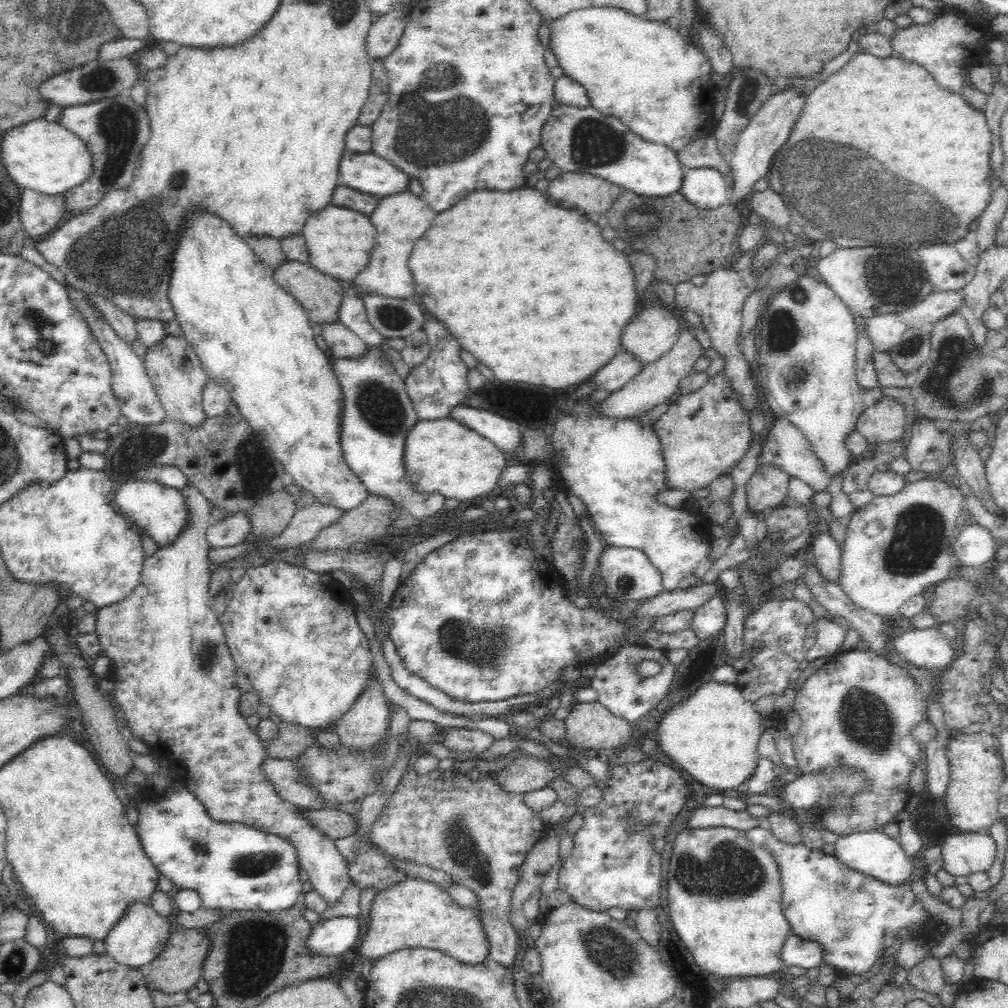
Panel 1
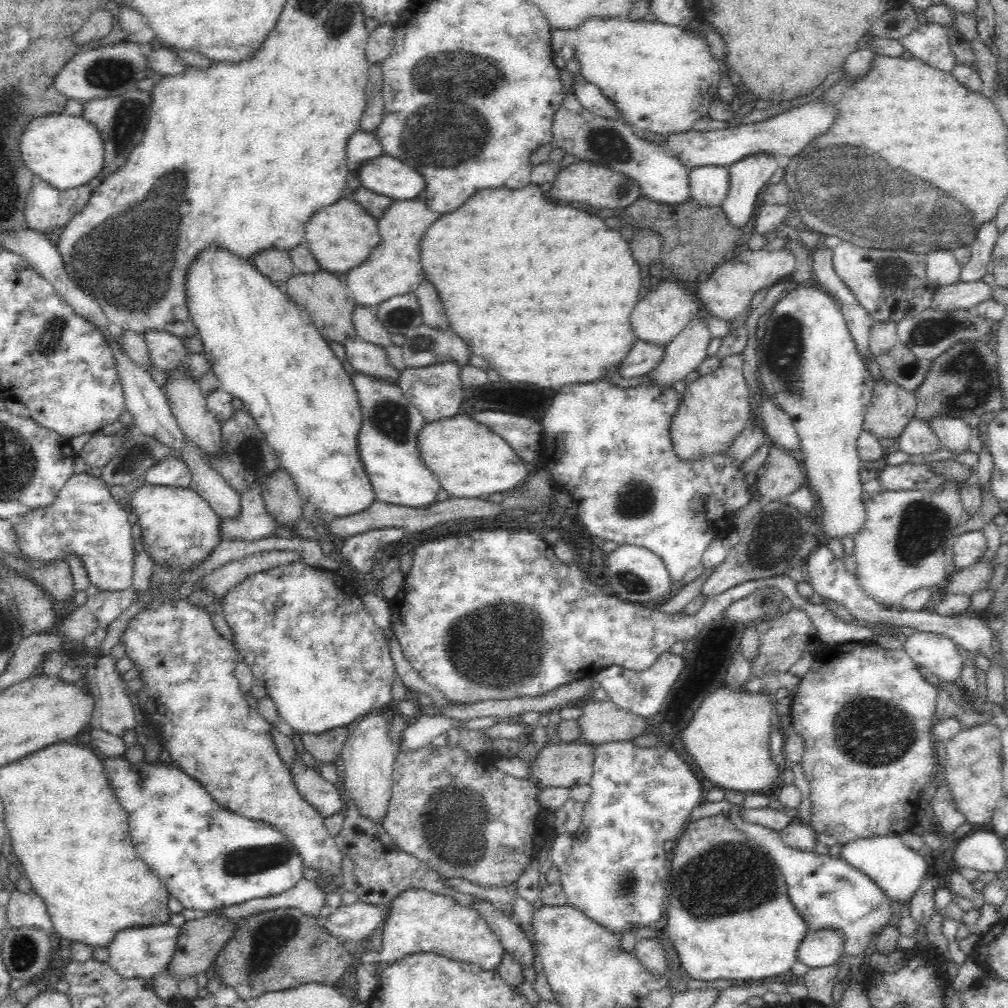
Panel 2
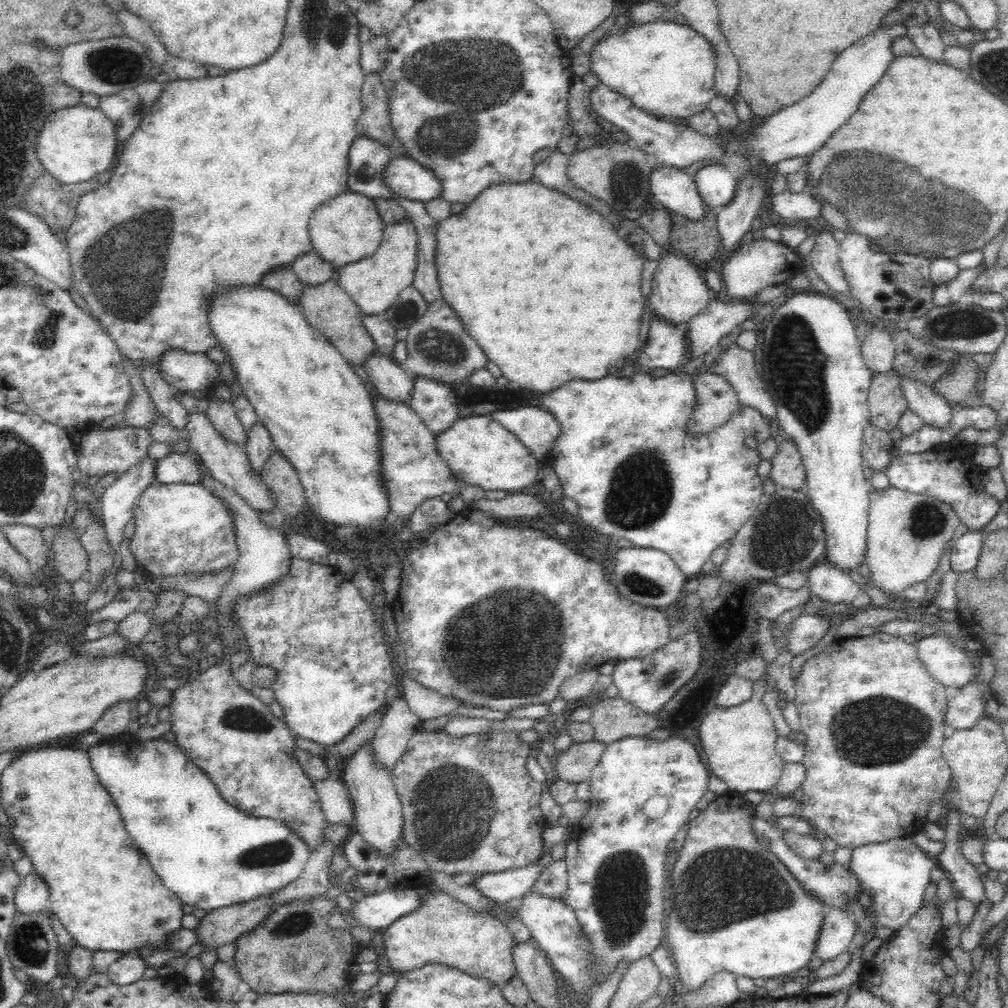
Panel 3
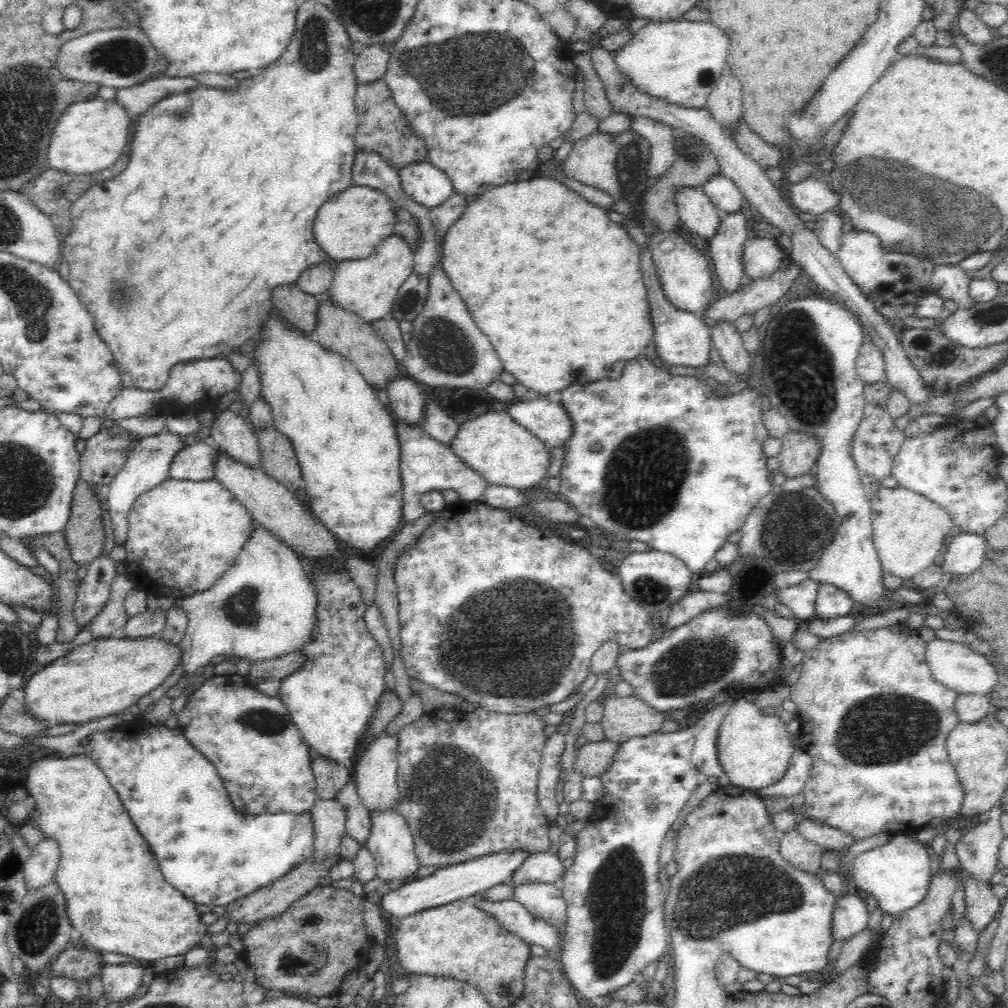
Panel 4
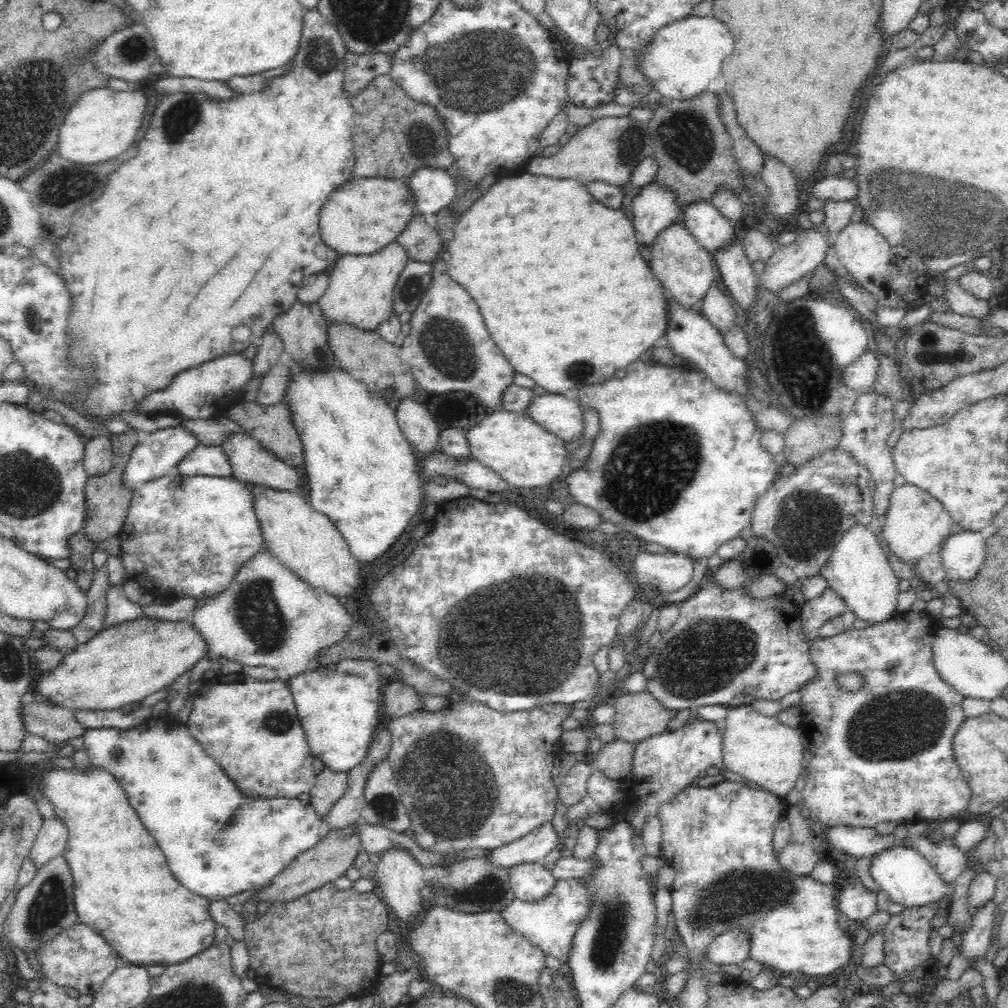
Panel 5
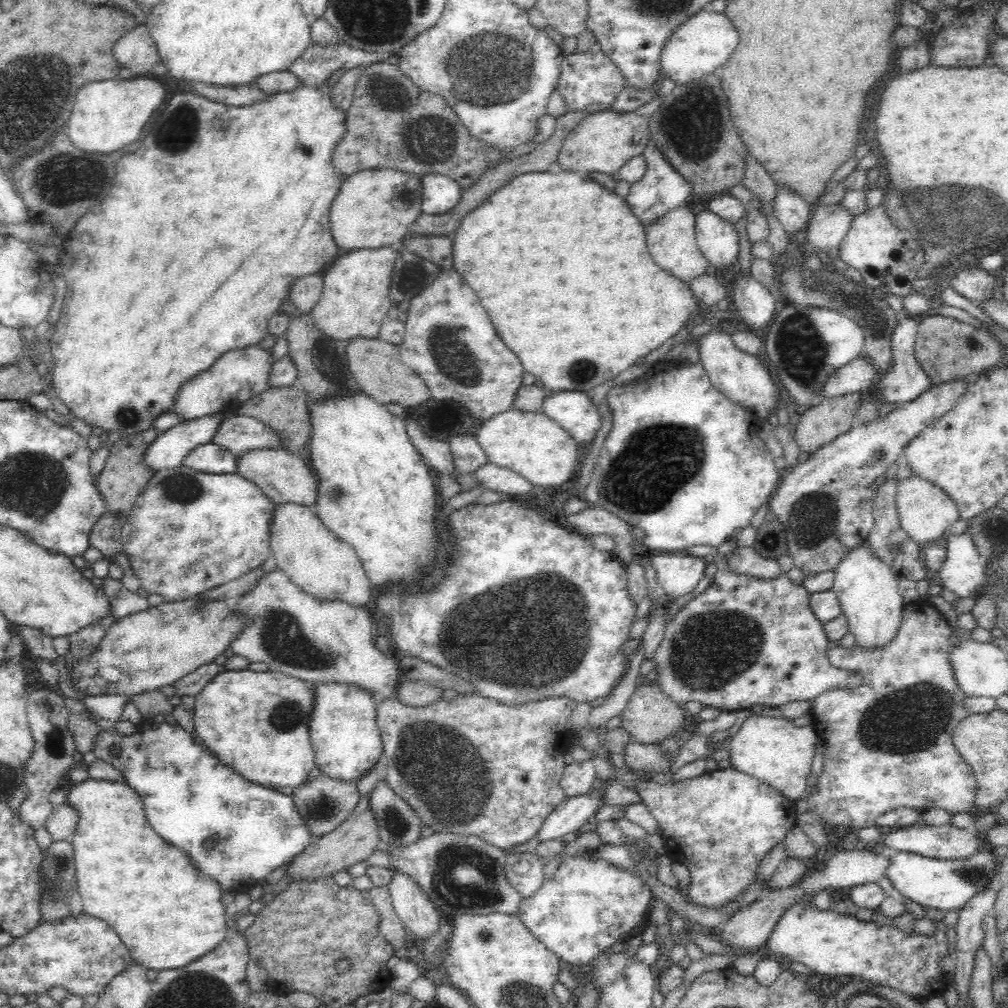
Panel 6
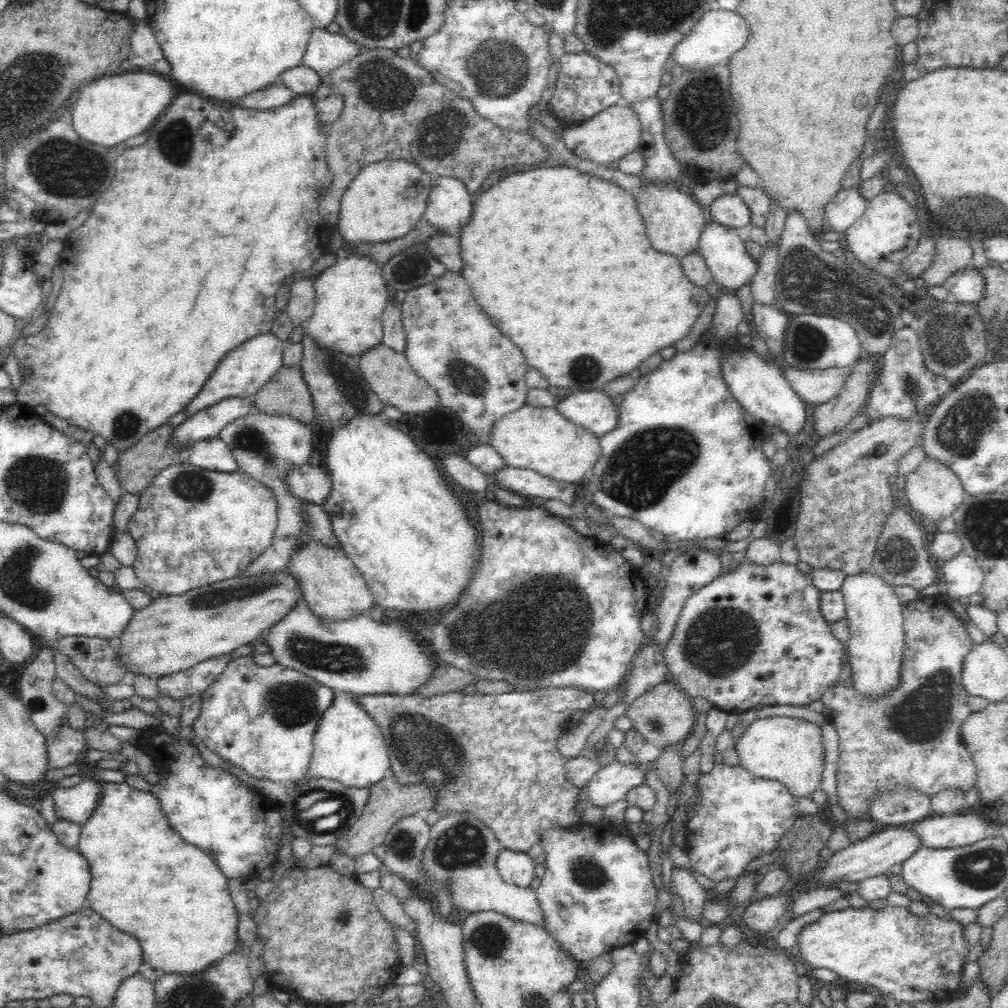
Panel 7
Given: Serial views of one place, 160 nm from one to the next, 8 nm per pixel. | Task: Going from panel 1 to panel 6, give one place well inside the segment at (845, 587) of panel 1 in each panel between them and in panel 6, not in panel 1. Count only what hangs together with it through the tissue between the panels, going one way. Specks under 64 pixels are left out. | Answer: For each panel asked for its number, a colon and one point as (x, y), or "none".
2: (904, 544)
3: (907, 533)
4: (910, 532)
5: (915, 523)
6: (925, 511)

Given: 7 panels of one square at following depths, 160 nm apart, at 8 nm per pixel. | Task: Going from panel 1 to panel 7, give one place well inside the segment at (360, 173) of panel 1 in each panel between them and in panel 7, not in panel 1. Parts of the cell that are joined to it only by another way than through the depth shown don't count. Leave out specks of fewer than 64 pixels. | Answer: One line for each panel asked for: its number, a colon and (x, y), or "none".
2: (385, 175)
3: (407, 179)
4: (423, 182)
5: (434, 189)
6: (440, 193)
7: (449, 206)

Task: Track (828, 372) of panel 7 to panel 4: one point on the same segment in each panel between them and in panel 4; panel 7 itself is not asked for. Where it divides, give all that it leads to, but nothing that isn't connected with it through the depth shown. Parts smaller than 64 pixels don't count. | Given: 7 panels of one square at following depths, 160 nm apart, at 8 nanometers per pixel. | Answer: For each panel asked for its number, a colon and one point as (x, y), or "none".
4: (870, 365)
5: (860, 376)
6: (858, 376)

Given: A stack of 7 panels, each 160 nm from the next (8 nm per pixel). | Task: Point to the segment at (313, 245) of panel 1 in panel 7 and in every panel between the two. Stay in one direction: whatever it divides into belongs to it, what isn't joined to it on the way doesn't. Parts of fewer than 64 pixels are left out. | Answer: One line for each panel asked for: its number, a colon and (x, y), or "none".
2: (341, 236)
3: (345, 229)
4: (349, 225)
5: (361, 216)
6: (373, 209)
7: (384, 201)

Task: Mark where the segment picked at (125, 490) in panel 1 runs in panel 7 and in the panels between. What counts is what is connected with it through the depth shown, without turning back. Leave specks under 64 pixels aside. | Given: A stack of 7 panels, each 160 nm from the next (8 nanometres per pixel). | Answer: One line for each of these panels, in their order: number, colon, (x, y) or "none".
2: (179, 529)
3: (181, 528)
4: (183, 535)
5: (191, 535)
6: (188, 531)
7: (193, 527)

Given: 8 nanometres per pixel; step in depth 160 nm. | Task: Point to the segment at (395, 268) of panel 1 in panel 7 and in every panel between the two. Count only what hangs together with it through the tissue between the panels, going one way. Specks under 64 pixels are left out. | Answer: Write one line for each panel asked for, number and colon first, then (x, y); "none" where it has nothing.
2: (392, 269)
3: (373, 283)
4: (368, 286)
5: (360, 292)
6: (355, 300)
7: (350, 295)

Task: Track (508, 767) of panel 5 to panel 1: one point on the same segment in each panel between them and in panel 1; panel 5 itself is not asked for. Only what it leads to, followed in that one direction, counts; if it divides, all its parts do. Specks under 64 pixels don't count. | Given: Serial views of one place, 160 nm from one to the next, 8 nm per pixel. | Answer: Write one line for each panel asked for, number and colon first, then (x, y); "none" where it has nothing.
1: (480, 835)
2: (461, 816)
3: (468, 805)
4: (468, 788)

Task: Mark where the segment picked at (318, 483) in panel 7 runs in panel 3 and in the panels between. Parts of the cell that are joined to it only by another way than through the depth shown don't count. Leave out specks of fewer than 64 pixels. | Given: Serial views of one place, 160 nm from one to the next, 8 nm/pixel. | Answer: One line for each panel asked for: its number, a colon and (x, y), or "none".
3: (221, 413)
4: (230, 433)
5: (250, 462)
6: (282, 476)

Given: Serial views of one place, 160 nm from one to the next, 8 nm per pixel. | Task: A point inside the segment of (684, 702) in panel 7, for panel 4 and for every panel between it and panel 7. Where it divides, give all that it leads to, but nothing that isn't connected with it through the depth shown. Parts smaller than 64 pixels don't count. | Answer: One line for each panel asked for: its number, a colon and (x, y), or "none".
4: (623, 717)
5: (637, 716)
6: (649, 716)

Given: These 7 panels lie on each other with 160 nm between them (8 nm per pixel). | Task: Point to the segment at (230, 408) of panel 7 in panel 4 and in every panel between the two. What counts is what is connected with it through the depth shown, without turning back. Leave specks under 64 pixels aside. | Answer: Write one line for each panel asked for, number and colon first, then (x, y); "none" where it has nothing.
4: (147, 466)
5: (160, 453)
6: (170, 448)

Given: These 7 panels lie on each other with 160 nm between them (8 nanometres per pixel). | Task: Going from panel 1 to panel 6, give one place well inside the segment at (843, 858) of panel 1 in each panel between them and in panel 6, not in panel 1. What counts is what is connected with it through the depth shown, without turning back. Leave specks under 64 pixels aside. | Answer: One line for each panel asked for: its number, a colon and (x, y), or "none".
2: (899, 870)
3: (895, 873)
4: (897, 874)
5: (909, 880)
6: (943, 884)

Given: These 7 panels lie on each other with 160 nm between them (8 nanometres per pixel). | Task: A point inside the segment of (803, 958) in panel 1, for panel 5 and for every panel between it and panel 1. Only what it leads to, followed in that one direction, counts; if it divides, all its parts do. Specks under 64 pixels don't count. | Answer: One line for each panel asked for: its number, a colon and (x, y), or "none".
2: (819, 948)
3: (838, 928)
4: (850, 916)
5: (857, 903)

